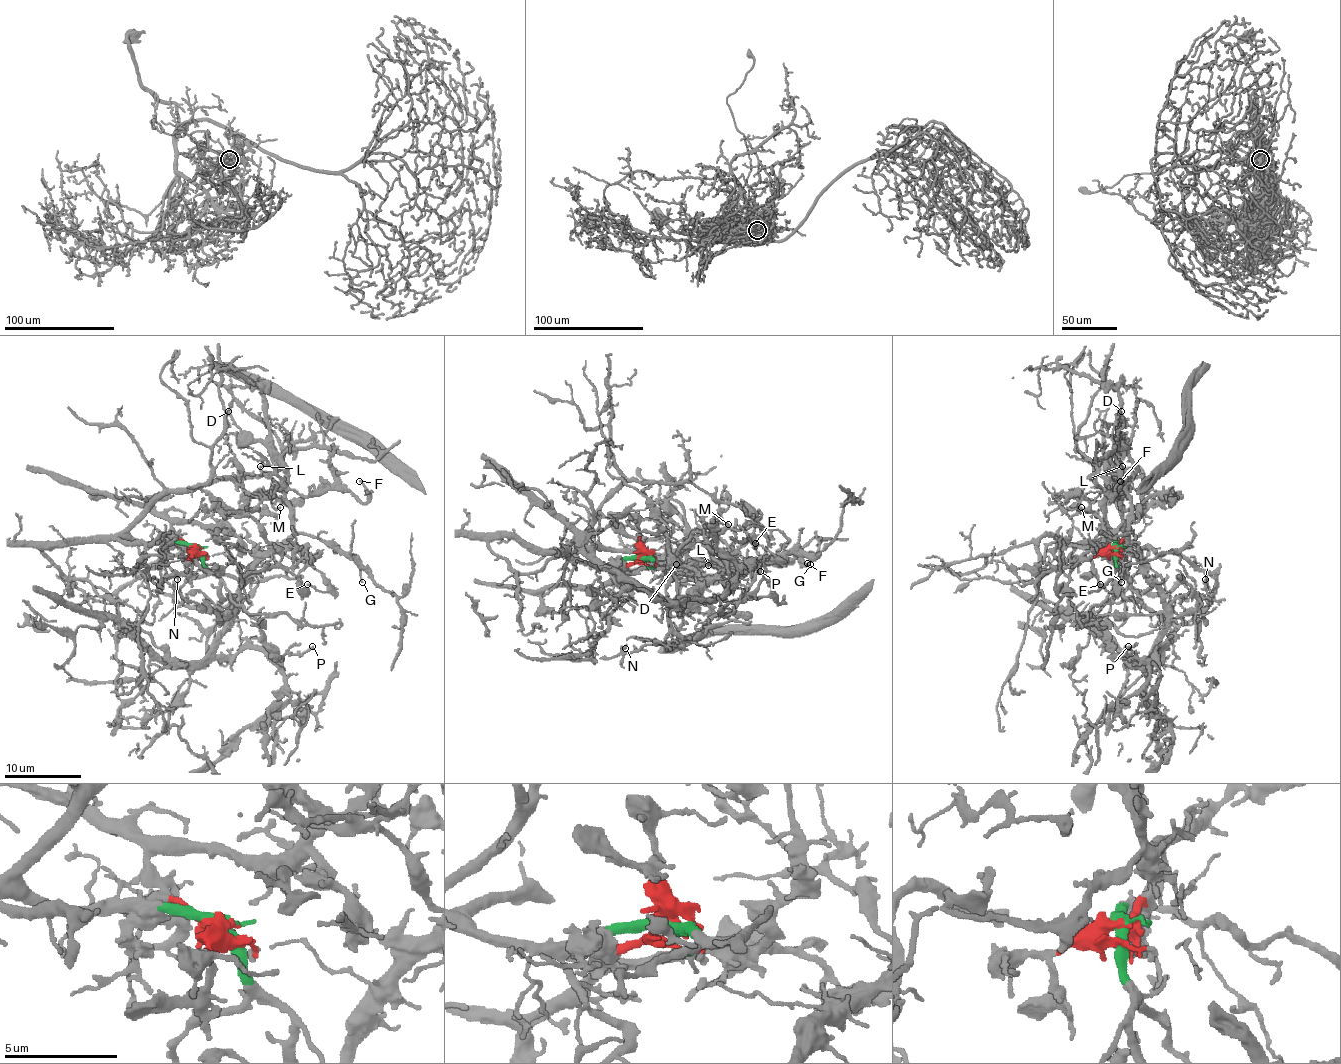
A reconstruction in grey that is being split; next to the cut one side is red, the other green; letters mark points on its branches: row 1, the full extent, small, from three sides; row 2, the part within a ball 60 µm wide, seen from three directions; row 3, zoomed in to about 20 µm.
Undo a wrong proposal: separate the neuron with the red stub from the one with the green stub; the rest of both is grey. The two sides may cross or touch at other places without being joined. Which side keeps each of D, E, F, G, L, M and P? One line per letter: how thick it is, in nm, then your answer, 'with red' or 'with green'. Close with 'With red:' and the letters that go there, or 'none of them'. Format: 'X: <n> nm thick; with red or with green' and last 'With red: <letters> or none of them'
D: 110 nm thick; with red
E: 150 nm thick; with red
F: 120 nm thick; with red
G: 130 nm thick; with red
L: 160 nm thick; with red
M: 150 nm thick; with red
P: 220 nm thick; with red
With red: D, E, F, G, L, M, P

